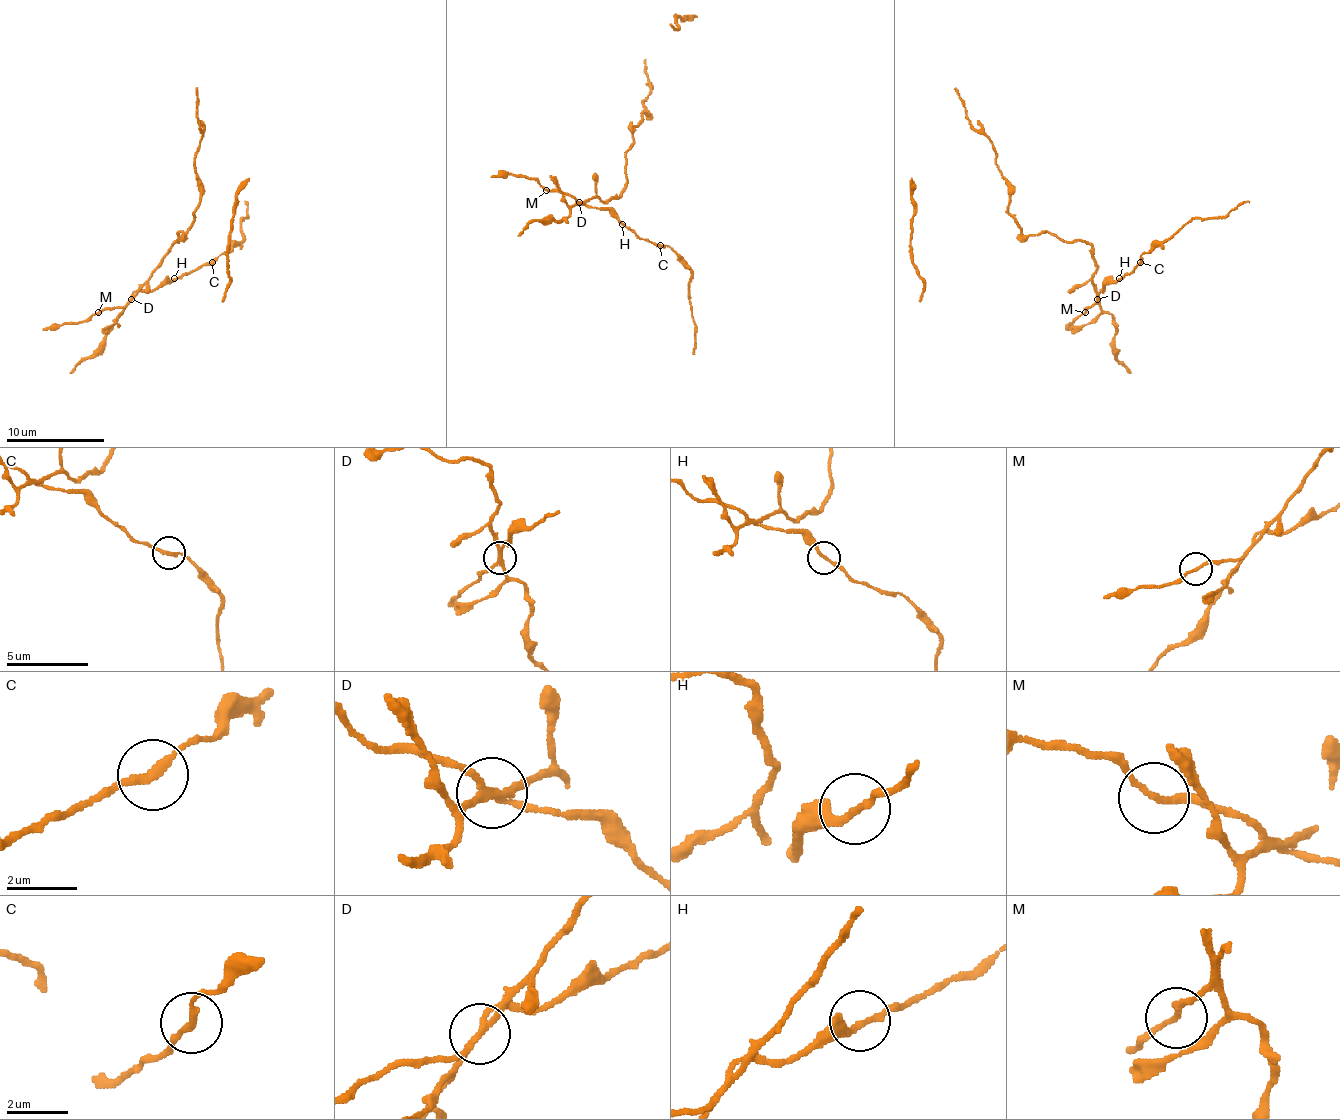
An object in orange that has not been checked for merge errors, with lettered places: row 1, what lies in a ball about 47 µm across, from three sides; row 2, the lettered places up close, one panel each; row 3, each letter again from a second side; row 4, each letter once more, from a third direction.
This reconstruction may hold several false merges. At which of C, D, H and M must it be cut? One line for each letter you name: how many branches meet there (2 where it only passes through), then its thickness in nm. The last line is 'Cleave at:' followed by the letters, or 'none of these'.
C: 2 | 240 nm
D: 4 | 200 nm
Cleave at: C, D

